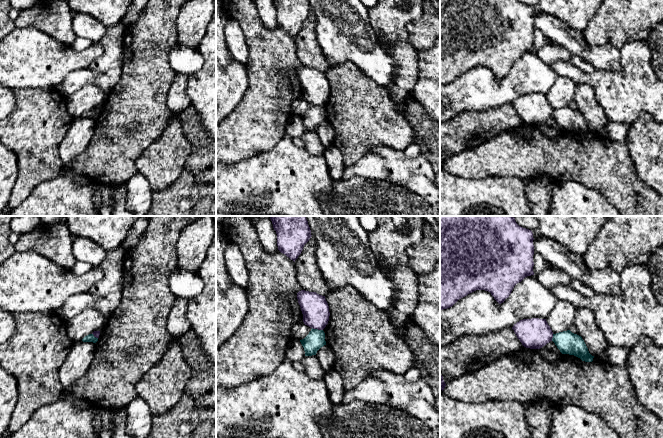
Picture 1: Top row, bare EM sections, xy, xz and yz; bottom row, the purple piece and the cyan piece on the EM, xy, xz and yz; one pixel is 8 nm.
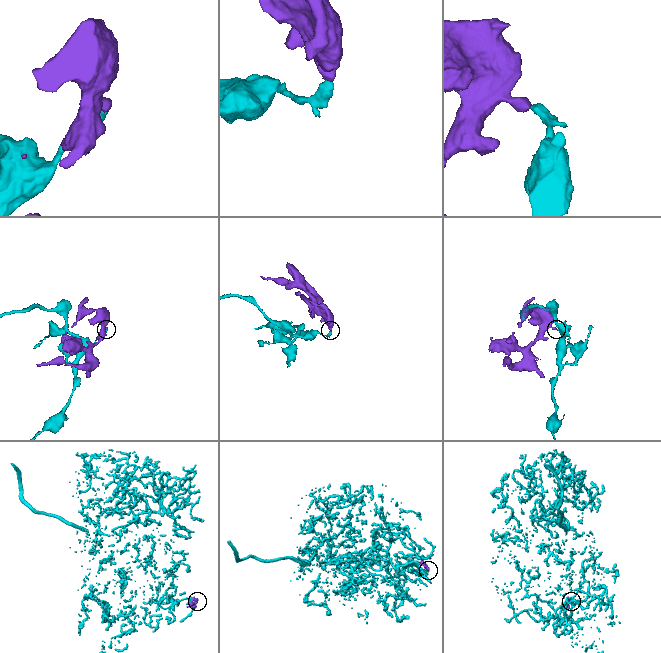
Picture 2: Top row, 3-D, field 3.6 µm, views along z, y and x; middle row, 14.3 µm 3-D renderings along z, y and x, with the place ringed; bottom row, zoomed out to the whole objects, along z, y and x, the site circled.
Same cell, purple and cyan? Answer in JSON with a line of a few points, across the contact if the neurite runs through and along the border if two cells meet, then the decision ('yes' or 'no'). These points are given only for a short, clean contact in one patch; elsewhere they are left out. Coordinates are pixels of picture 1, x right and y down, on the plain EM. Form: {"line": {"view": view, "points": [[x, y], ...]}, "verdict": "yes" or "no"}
{"line": {"view": "xz", "points": [[312, 103], [322, 106]]}, "verdict": "no"}

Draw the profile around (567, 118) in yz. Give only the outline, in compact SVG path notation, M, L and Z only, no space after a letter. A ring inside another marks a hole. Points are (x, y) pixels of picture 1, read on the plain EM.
M570 106L553 110L552 117L562 130L574 131L585 138L592 138L592 132L581 112Z

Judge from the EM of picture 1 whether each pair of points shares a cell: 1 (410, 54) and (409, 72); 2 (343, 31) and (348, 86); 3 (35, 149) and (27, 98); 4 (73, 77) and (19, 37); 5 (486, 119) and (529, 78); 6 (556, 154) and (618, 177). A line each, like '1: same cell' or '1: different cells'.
1: same cell
2: different cells
3: same cell
4: different cells
5: different cells
6: same cell

